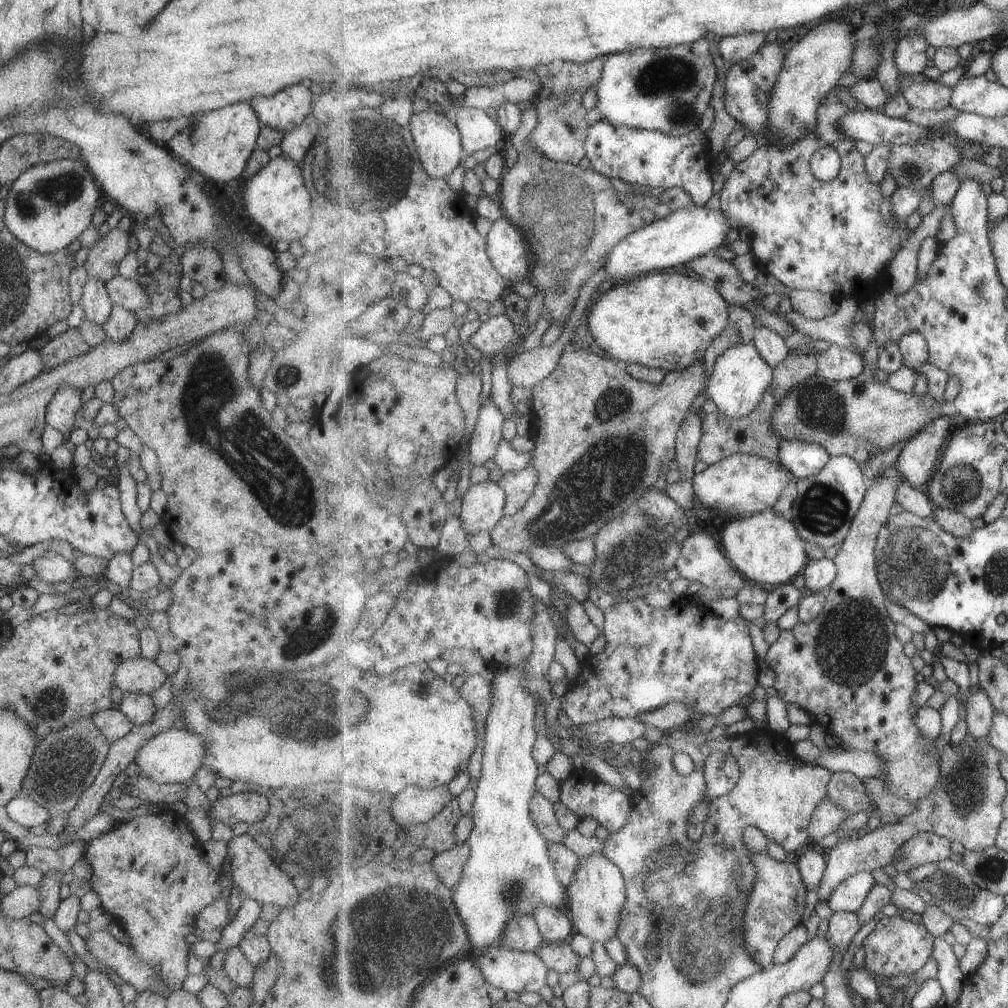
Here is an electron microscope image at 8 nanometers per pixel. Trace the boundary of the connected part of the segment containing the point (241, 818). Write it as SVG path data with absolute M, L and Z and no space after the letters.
M238 791L219 796L211 802L212 808L208 813L212 825L224 822L233 827L240 822L249 826L261 822L270 810L268 800L262 794L252 791Z

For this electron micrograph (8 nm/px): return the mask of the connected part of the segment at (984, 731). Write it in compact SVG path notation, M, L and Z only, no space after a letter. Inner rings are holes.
M982 687L974 690L970 694L970 702L966 703L966 708L968 710L968 732L978 740L990 738L990 732L992 732L992 726L994 726L998 712L992 704L992 698L990 698L988 692Z

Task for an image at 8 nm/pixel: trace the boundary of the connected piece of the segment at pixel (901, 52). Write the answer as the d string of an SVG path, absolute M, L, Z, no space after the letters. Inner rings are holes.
M914 32L912 36L908 36L899 42L896 64L900 68L902 78L909 81L911 76L924 72L924 68L928 67L930 45L928 38L920 32Z

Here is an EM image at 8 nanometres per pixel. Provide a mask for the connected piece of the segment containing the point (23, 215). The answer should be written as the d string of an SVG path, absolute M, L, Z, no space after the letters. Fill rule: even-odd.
M58 160L36 164L24 170L12 184L4 206L4 224L19 242L39 254L56 253L67 248L92 223L97 208L104 201L92 172L81 160Z

